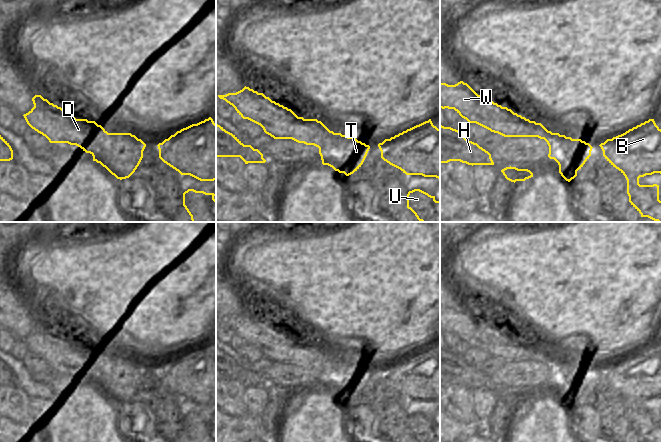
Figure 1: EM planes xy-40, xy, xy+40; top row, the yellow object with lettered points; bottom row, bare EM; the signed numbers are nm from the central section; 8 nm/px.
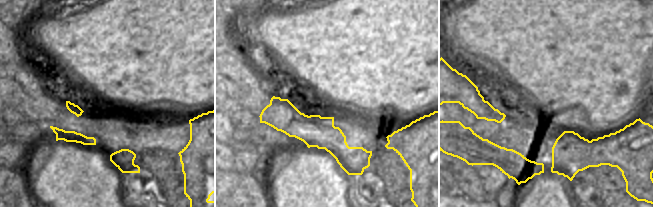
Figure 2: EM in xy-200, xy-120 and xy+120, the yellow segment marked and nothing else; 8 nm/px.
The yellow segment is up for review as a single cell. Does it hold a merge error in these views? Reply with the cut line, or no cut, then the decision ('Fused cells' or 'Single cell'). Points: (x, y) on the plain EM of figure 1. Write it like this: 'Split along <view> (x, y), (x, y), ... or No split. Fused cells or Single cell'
Split along xy+40 (576, 394), (571, 391), (563, 391), (559, 395). Fused cells

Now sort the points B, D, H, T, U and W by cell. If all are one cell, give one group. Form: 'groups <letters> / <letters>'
groups B H U / D T W

